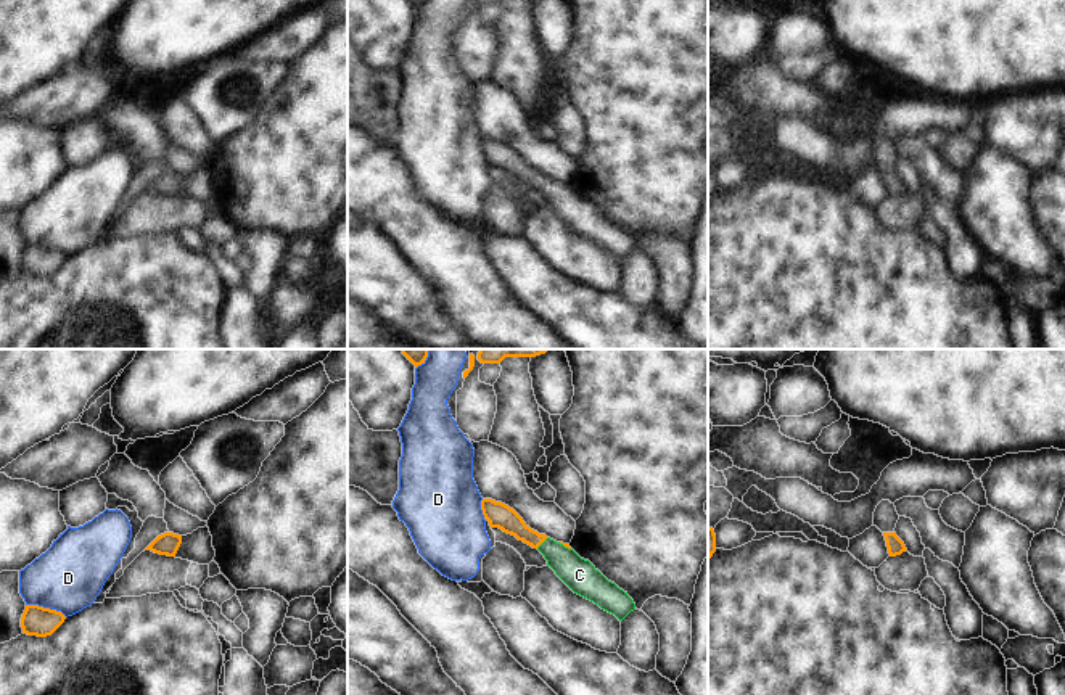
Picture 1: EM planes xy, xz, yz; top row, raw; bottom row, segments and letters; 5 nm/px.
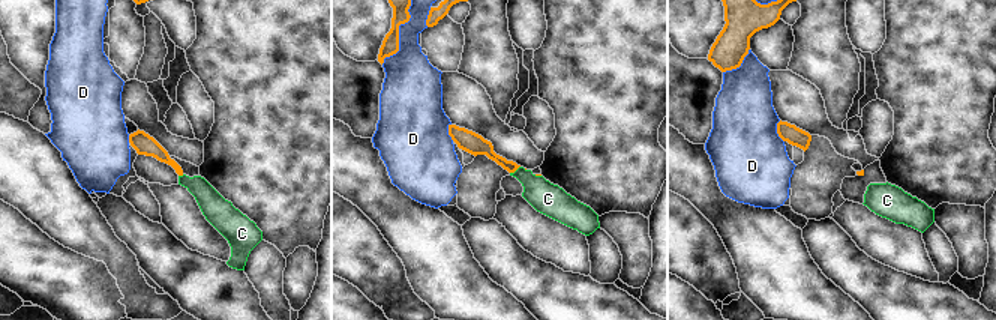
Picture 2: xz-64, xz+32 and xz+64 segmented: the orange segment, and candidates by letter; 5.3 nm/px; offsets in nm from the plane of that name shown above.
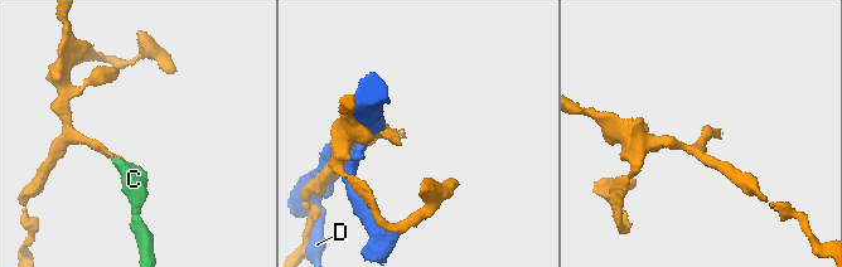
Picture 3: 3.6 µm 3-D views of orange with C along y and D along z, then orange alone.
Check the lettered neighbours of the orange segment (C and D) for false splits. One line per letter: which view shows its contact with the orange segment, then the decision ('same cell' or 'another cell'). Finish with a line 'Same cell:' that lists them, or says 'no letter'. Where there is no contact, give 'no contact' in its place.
C: contact in xz; same cell
D: contact in xy; another cell
Same cell: C

